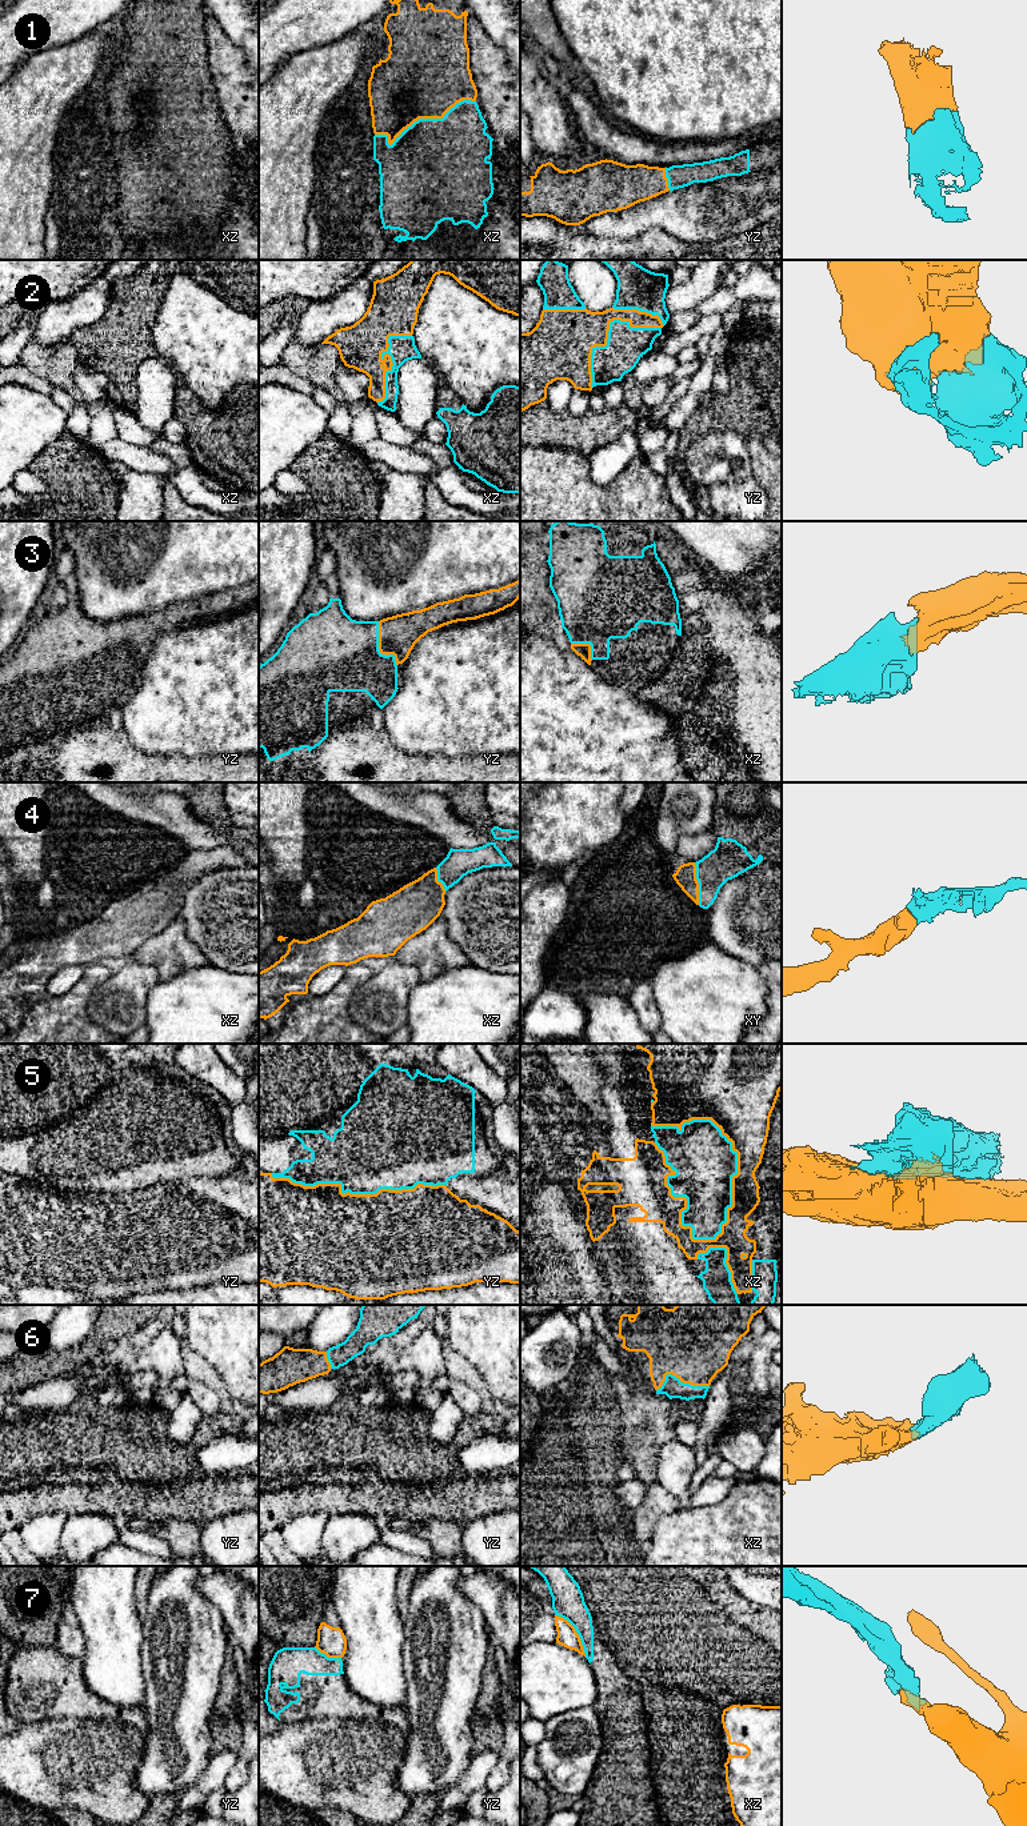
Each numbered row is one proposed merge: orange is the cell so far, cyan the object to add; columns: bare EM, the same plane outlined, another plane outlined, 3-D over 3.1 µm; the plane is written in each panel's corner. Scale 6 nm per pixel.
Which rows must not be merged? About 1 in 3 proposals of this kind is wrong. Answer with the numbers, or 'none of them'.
5, 7

